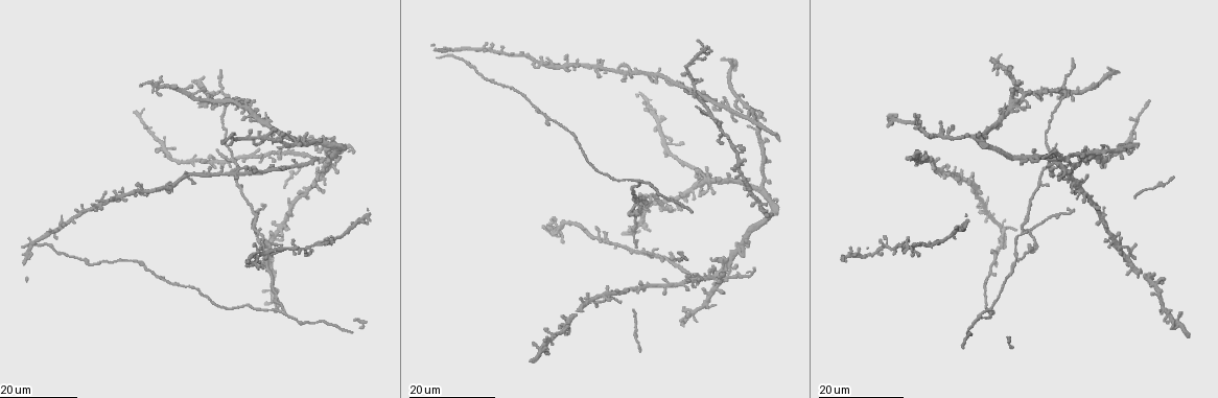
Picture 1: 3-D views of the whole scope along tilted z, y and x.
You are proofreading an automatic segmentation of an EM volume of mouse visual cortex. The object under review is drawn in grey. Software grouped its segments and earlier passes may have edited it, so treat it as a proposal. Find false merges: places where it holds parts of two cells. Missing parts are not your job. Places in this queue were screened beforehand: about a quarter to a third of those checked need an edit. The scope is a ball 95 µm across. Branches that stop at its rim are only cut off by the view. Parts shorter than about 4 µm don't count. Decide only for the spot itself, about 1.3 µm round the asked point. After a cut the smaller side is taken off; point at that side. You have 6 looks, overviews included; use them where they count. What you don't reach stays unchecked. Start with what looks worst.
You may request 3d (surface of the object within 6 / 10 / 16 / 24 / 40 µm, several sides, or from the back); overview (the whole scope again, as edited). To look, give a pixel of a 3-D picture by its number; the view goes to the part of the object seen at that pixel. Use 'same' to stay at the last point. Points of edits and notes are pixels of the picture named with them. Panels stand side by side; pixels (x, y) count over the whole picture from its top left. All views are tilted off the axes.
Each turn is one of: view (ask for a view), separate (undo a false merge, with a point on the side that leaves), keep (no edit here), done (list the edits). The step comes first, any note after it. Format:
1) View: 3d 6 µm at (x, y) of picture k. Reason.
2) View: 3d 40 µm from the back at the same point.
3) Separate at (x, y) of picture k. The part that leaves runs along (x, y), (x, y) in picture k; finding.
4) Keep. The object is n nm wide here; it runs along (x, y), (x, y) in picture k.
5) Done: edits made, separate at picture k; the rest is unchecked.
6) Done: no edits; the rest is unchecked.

View: 3d 16 µm at (293, 206) of picture 1. Looks like a crossing.

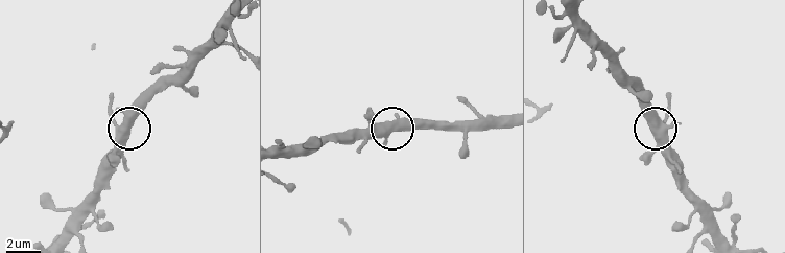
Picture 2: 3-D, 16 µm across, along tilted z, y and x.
View: 3d 6 µm at (118, 129) of picture 2.

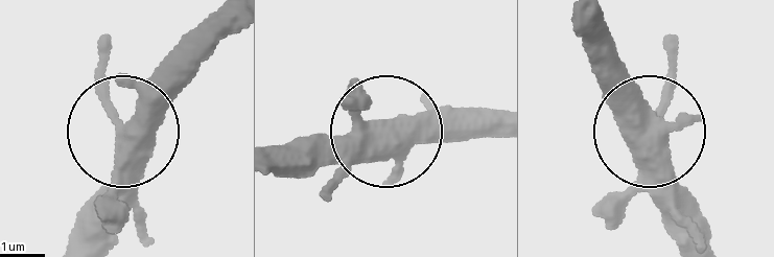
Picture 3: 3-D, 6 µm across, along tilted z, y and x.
Keep. The side arm is 23 µm long; one cell here.

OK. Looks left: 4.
View: 3d 24 µm at (639, 181) of picture 1. A fork.

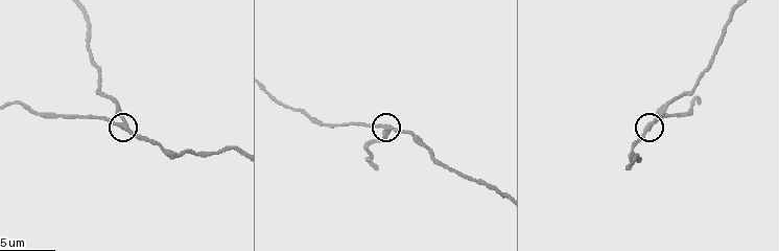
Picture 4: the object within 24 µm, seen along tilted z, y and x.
View: 3d 10 µm at (119, 124) of picture 4. Zoom in.

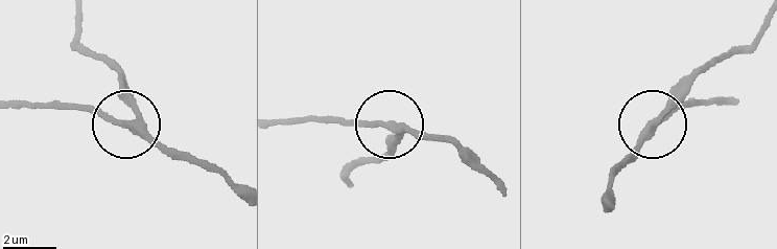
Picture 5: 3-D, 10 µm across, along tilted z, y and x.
Keep. 3 arms meet here; it runs along (76, 12), (77, 41), (118, 71), (126, 122), (194, 163) in picture 5; all the same cell.

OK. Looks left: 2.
View: 3d 16 µm at (636, 204) of picture 1. Three arms meet.

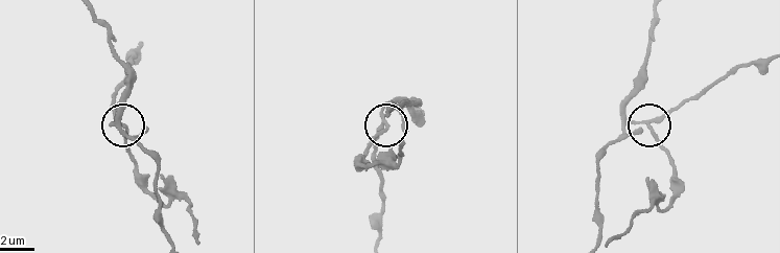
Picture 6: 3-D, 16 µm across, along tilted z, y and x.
View: 3d 6 µm at (650, 122) of picture 6.

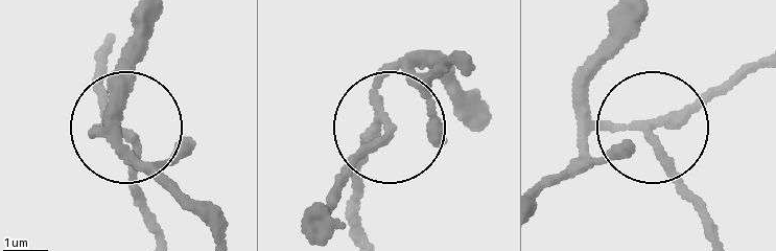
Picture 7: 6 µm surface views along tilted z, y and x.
Separate at (135, 183) of picture 7. The object is 200 nm wide here; the part that leaves runs along (375, 109), (374, 137), (319, 205) in picture 7; two cells meet here.

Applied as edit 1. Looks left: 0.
Done: edits made, separate at picture 7; the rest is unchecked.

